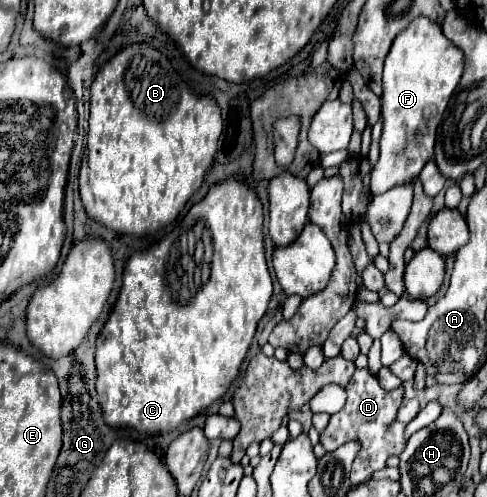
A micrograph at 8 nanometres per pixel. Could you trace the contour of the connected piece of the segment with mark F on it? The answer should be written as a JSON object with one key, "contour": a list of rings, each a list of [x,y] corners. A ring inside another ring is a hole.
{"contour":[[[414,19],[406,31],[398,33],[394,39],[390,53],[384,61],[384,93],[382,93],[382,139],[380,139],[380,157],[370,175],[370,191],[372,195],[386,193],[388,189],[412,183],[422,167],[434,157],[434,141],[436,141],[436,127],[442,119],[442,111],[448,105],[450,95],[454,93],[460,77],[464,71],[464,55],[458,47],[454,47],[442,33],[440,25],[432,23],[430,19]]]}

